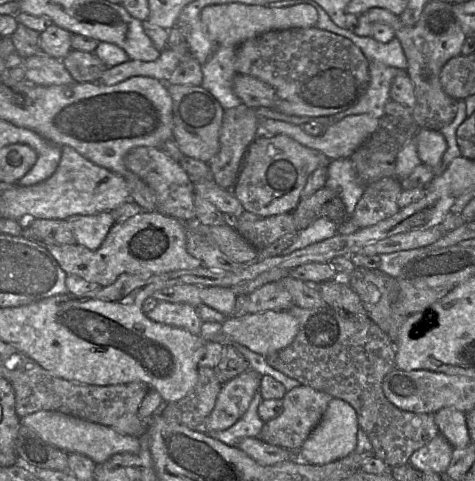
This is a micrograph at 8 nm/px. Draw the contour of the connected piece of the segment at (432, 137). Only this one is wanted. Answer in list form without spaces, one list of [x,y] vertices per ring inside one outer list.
[[[420,128],[415,135],[418,157],[423,164],[430,167],[435,175],[443,171],[442,158],[447,150],[447,141],[439,132]]]

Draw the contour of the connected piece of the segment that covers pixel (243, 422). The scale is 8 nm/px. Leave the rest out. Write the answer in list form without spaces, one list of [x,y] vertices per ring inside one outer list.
[[[258,390],[245,413],[227,430],[205,431],[202,428],[200,432],[231,447],[236,447],[242,438],[257,437],[265,423],[258,415],[258,407],[262,399]]]

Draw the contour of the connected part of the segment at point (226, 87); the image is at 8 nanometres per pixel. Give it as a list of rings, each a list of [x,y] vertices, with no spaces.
[[[216,47],[208,61],[202,65],[201,86],[211,93],[223,110],[241,105],[241,100],[233,90],[236,47]]]

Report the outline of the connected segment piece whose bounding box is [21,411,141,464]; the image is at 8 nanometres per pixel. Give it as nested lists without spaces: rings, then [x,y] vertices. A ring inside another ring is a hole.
[[[37,411],[21,418],[21,424],[32,429],[45,442],[65,451],[66,453],[80,453],[99,464],[115,454],[138,454],[141,439],[130,435],[120,434],[113,429],[89,422],[58,411]]]

